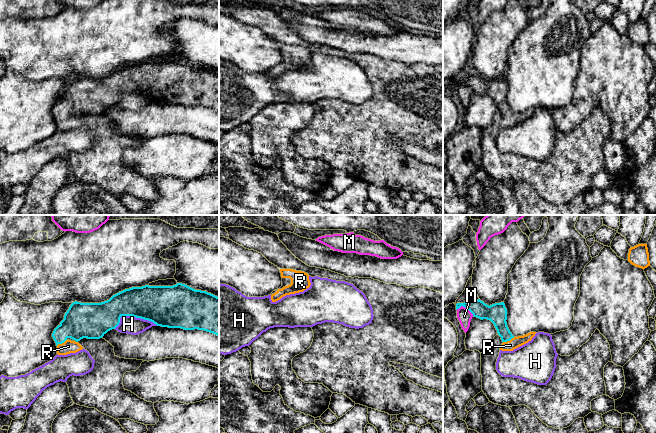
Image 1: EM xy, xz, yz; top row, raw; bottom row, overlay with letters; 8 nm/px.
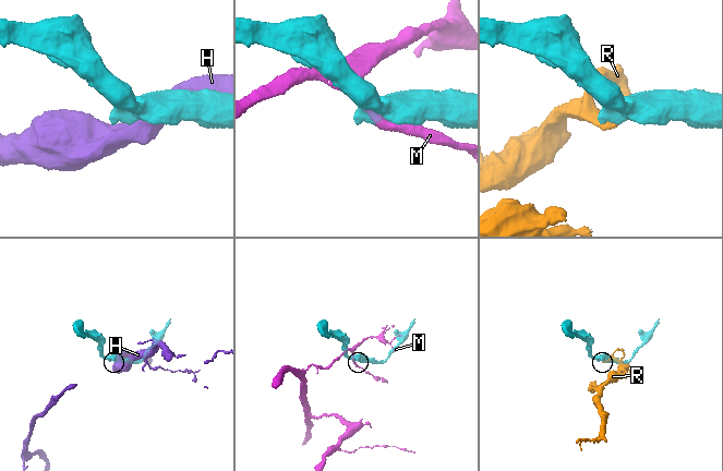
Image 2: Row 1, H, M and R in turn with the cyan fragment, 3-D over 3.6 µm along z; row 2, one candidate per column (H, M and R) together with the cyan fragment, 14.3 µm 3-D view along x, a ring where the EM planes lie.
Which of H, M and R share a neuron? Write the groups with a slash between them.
H / M / R

